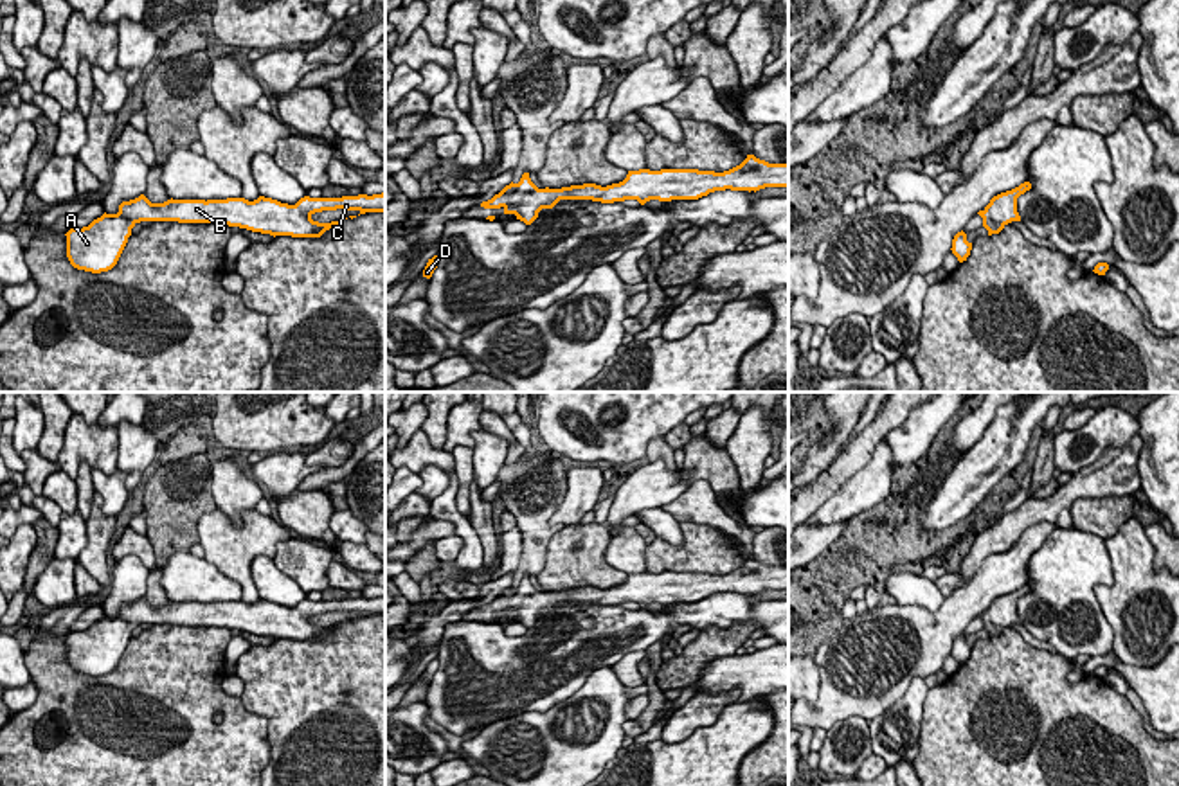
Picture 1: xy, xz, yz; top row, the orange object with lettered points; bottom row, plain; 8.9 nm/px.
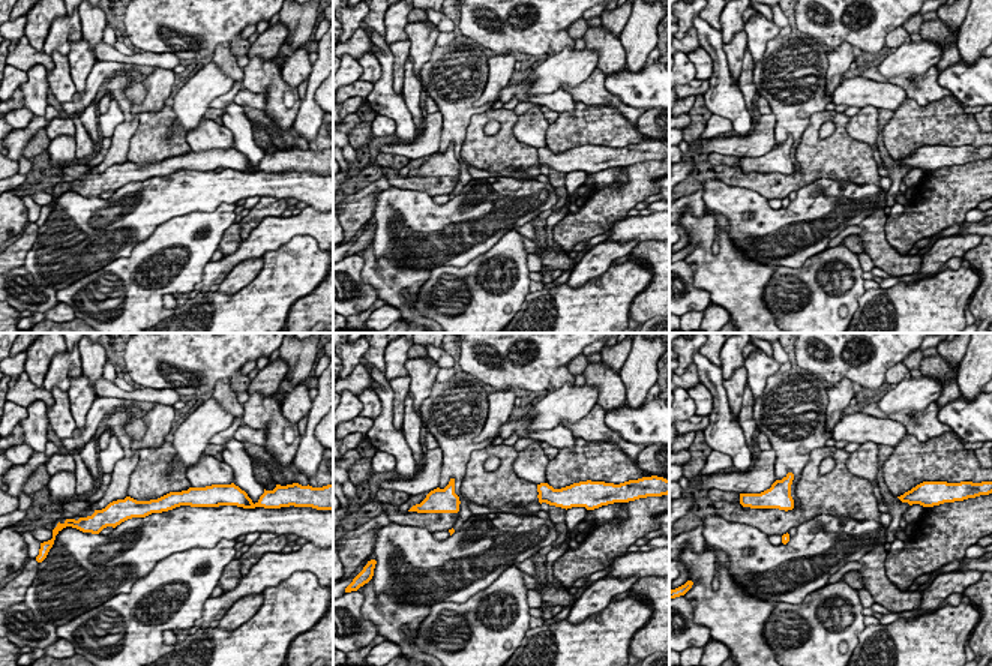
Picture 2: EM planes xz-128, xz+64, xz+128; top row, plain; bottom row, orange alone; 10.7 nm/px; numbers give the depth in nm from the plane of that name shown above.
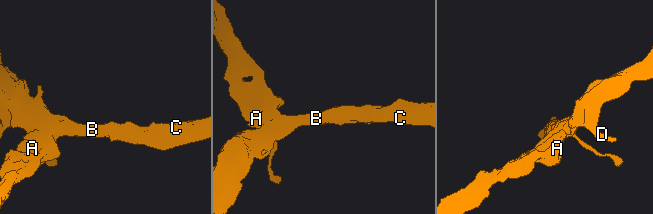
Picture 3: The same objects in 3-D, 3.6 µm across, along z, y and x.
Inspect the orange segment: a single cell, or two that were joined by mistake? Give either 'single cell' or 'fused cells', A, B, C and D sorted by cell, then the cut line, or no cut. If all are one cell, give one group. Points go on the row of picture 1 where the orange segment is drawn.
single cell | A B C D | no cut

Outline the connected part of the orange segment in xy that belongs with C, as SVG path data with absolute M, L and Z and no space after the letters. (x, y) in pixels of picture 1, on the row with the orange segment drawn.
M385 192L358 194L342 198L301 198L295 205L259 196L254 201L245 198L227 200L167 200L151 203L144 194L122 201L117 214L103 214L88 227L70 228L67 236L67 257L77 270L101 273L112 270L131 228L140 221L178 221L178 223L223 223L252 232L292 237L320 237L340 221L319 223L311 216L322 210L385 212Z

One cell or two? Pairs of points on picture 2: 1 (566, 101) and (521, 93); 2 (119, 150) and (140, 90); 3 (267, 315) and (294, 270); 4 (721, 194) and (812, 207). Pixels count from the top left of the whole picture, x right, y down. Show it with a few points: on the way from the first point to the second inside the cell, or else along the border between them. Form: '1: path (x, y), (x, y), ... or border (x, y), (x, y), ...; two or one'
1: path (556, 101), (532, 99); one
2: border (134, 81), (123, 92), (131, 104); two
3: path (267, 305), (270, 294), (284, 281); one
4: path (743, 207), (755, 210), (763, 218), (790, 218); one

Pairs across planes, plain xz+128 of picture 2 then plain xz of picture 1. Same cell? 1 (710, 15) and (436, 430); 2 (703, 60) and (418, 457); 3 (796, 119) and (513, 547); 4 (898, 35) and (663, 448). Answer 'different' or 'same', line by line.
1: same
2: different
3: different
4: same

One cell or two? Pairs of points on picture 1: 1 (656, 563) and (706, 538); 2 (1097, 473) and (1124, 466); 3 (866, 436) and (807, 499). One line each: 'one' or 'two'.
1: one
2: one
3: one

